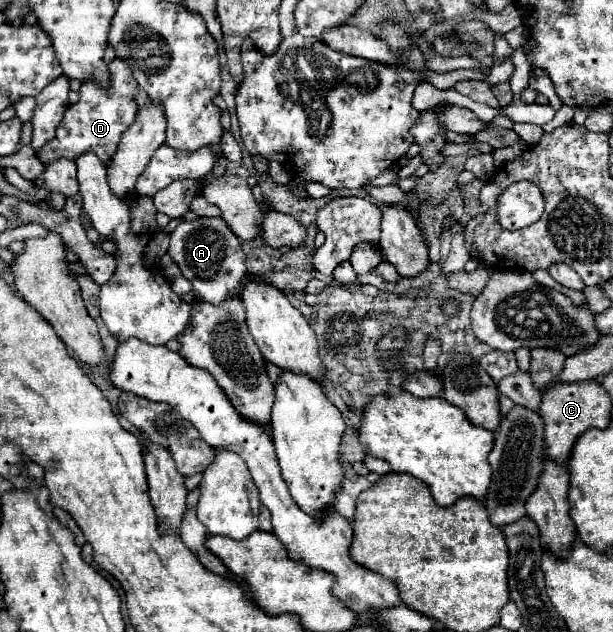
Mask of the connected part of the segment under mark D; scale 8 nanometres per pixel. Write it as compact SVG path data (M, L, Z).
M115 58L109 64L109 84L99 86L99 82L95 82L93 78L89 78L87 82L81 84L79 102L71 104L65 110L65 116L63 116L61 124L57 126L55 138L51 142L45 142L43 148L39 148L37 158L43 164L49 164L49 162L59 160L59 158L77 160L79 156L93 152L93 154L97 154L97 158L101 162L109 164L117 146L119 146L123 132L137 118L137 102L135 102L137 90L139 90L139 86L137 86L135 78L131 76L131 70L125 66L125 62Z

